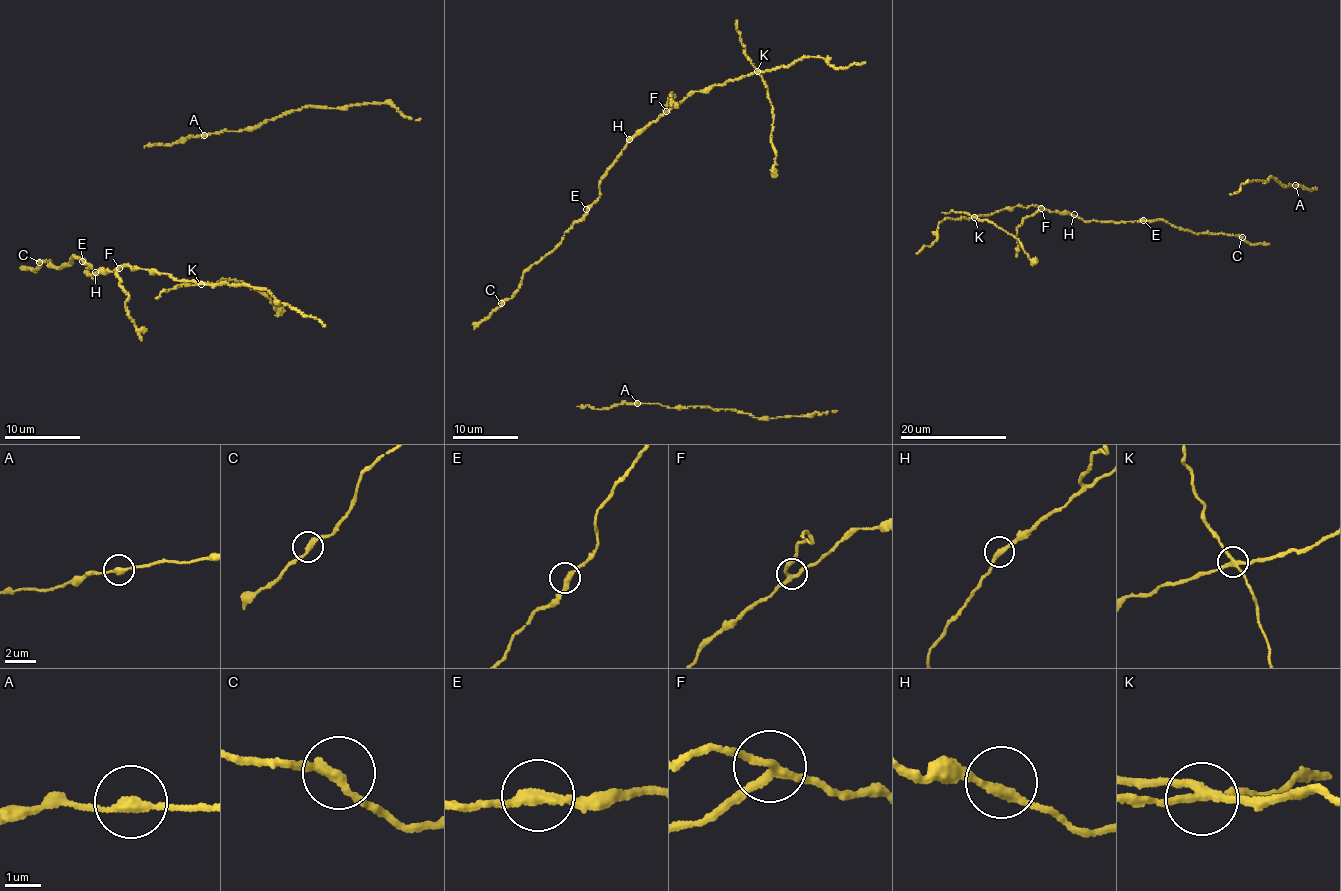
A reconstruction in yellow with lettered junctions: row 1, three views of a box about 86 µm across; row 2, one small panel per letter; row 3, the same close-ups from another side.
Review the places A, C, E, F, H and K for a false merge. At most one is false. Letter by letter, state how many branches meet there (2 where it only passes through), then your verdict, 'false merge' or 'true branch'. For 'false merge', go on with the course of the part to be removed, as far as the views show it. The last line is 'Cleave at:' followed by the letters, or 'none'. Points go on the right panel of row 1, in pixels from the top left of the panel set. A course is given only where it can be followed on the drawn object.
A: 2 branches meet; true branch
C: 2 branches meet; true branch
E: 2 branches meet; true branch
F: 3 branches meet; true branch
H: 2 branches meet; true branch
K: 4 branches meet; false merge; foreign part runs (974, 217), (990, 221), (1018, 238), (1023, 250), (1036, 263)
Cleave at: K

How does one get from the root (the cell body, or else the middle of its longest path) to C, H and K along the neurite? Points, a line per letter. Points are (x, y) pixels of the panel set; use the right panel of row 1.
C: (1219, 233), (1242, 237)
H: (1219, 233), (1197, 235), (1163, 220), (1083, 221), (1074, 214)
K: (1219, 233), (1197, 235), (1163, 220), (1083, 221), (1069, 214), (1045, 210), (1036, 205), (1016, 206), (974, 217)

